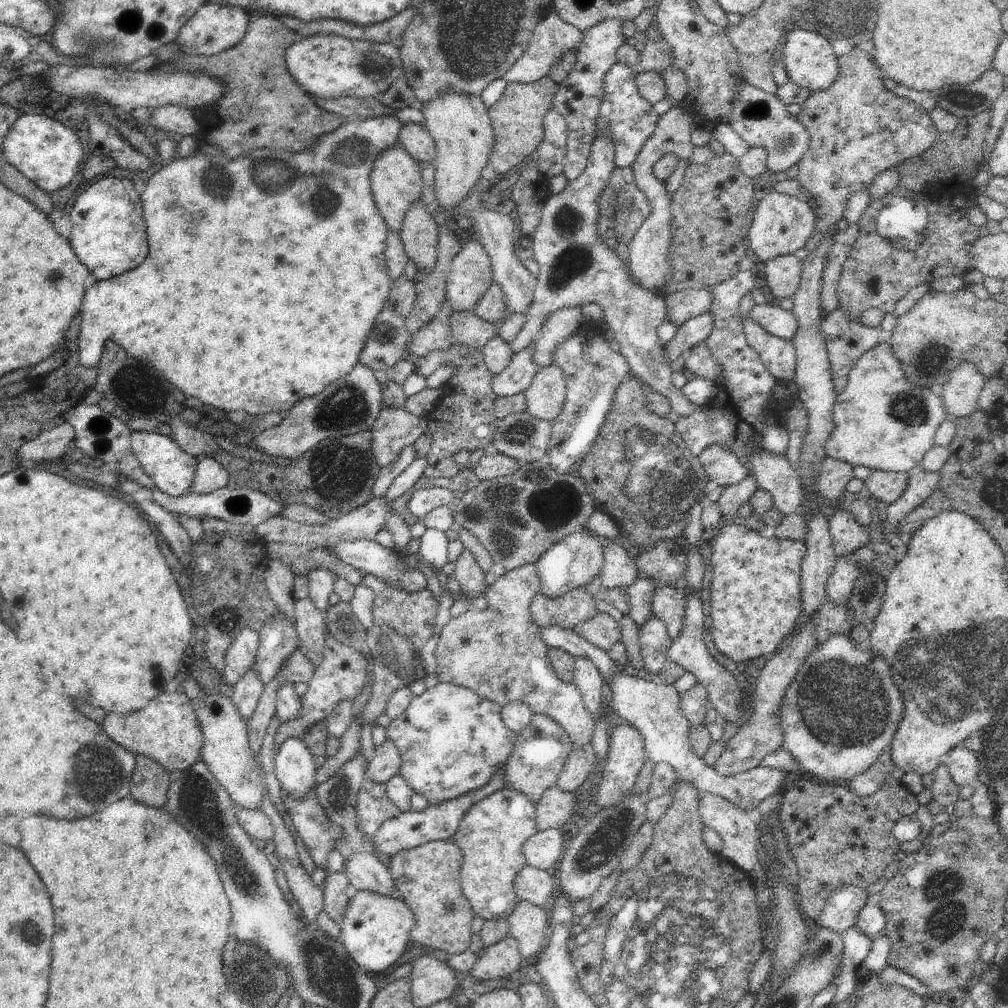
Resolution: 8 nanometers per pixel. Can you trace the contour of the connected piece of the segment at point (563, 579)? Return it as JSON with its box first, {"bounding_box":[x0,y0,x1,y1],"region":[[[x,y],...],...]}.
{"bounding_box":[535,528,604,599],"region":[[[581,528],[542,554],[535,563],[541,581],[539,594],[550,599],[559,598],[574,588],[582,586],[589,588],[589,585],[598,579],[604,566],[604,548],[595,537],[596,535],[586,528]]]}

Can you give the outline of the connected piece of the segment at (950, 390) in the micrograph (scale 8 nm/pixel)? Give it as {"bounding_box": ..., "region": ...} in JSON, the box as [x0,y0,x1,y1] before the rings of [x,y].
{"bounding_box":[939,362,987,419],"region":[[[964,362],[939,390],[946,415],[951,419],[965,418],[977,412],[979,395],[987,383],[973,363]]]}

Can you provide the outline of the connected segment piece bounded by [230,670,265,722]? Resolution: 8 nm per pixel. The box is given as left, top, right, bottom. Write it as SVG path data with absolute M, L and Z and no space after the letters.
M250 670L233 688L230 697L236 710L246 722L252 718L264 687L258 674Z

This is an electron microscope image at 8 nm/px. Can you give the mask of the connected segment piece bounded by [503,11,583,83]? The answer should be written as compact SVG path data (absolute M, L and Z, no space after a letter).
M551 11L539 24L536 26L534 33L532 34L529 46L526 48L525 54L506 72L503 77L506 83L532 83L544 76L550 77L552 68L560 62L560 58L566 55L566 52L576 52L579 50L580 42L582 42L582 32L564 22L560 18L560 14Z

